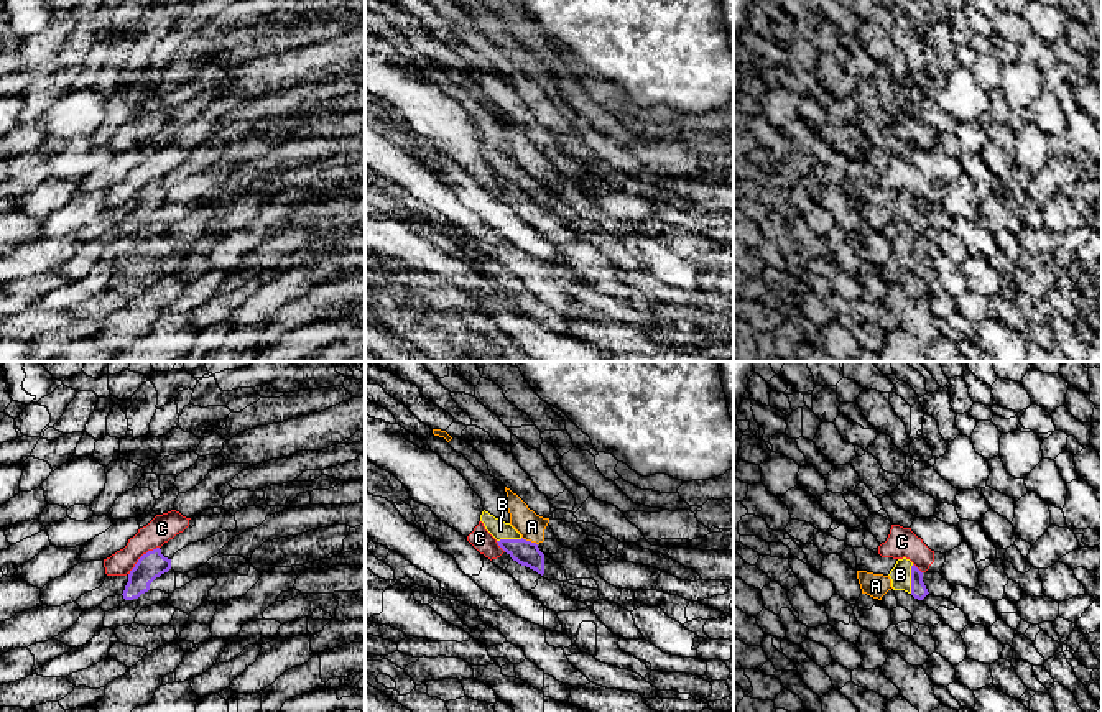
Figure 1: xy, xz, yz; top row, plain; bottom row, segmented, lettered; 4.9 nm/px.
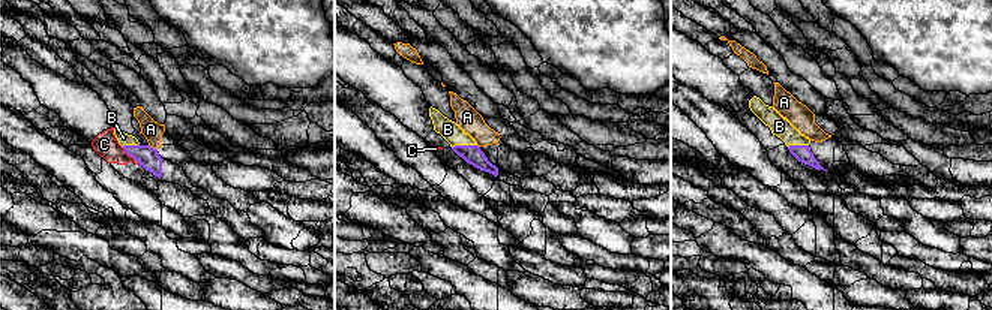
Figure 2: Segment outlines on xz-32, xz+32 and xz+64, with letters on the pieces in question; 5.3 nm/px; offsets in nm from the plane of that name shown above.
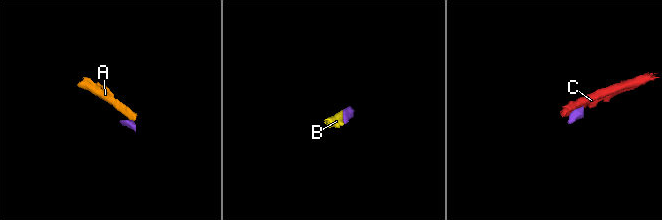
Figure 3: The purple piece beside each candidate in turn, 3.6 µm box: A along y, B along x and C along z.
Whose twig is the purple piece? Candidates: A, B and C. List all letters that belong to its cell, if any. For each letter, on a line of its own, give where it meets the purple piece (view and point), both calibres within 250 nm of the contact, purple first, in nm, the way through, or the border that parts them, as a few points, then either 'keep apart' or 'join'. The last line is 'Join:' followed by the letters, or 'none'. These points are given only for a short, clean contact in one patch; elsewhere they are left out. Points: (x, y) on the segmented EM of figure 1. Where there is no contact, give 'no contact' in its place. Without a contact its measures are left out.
A: contact xz (530, 541); calibres 120 and 130 nm; border xz (522, 536), (537, 545); keep apart
B: contact yz (912, 579); calibres 80 and 100 nm; join
C: contact xy (140, 558); calibres 130 and 140 nm; border xy (158, 546), (147, 551), (129, 574); keep apart
Join: B

